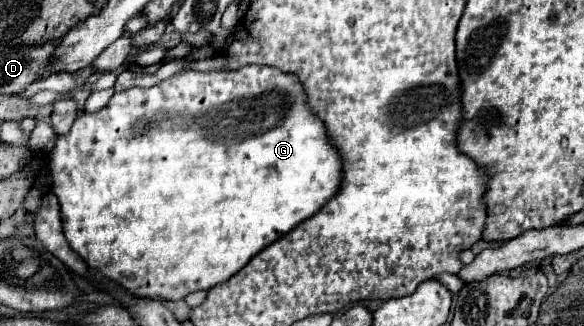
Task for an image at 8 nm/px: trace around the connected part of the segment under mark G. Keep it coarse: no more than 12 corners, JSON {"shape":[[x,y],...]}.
{"shape":[[294,73],[114,93],[50,153],[136,297],[236,275],[342,159]]}

